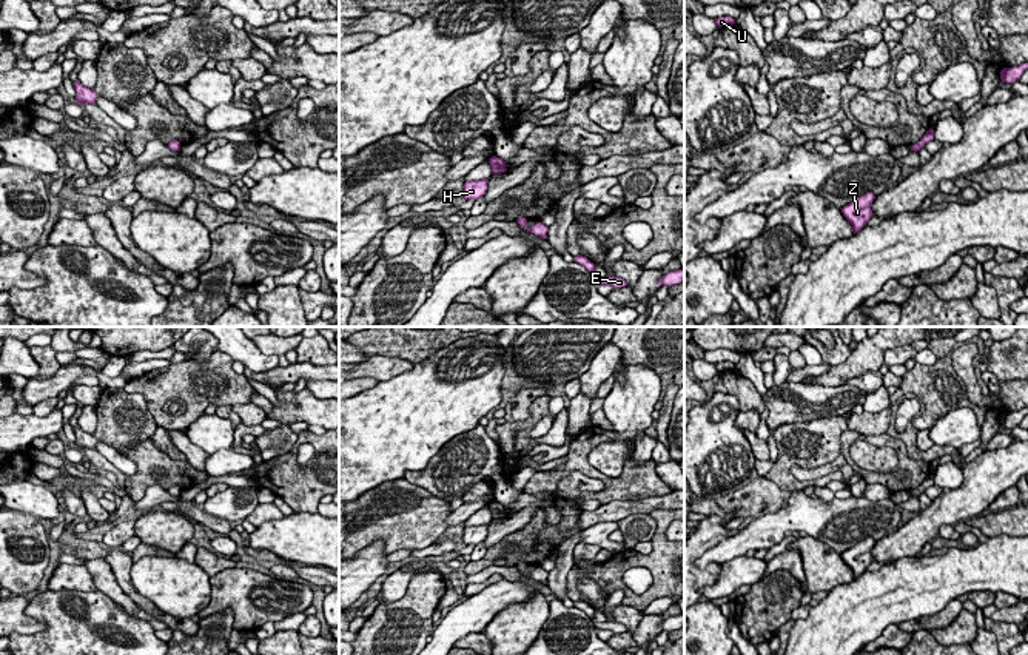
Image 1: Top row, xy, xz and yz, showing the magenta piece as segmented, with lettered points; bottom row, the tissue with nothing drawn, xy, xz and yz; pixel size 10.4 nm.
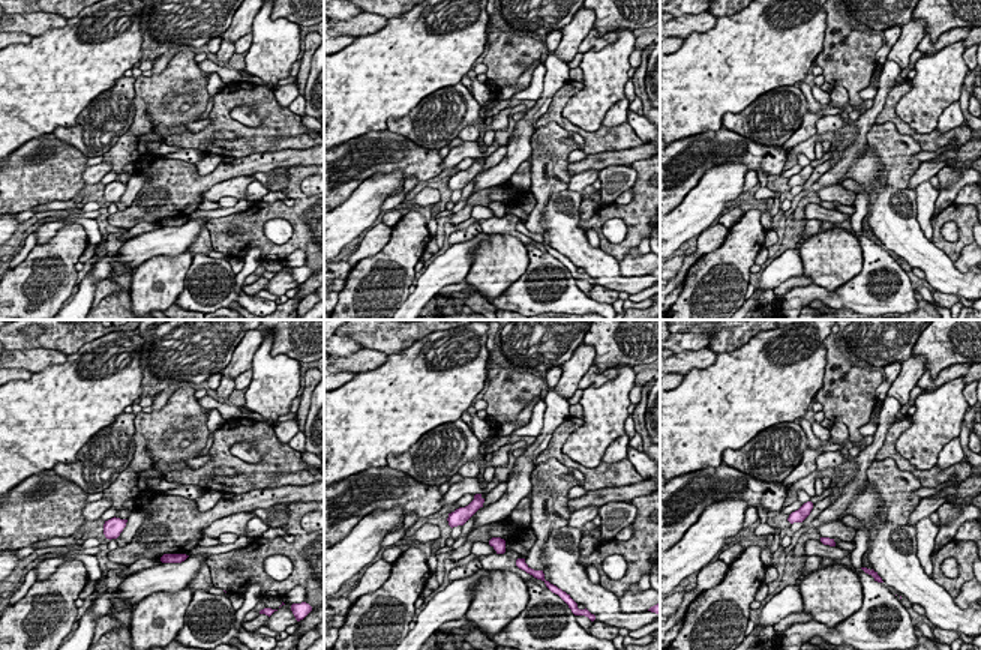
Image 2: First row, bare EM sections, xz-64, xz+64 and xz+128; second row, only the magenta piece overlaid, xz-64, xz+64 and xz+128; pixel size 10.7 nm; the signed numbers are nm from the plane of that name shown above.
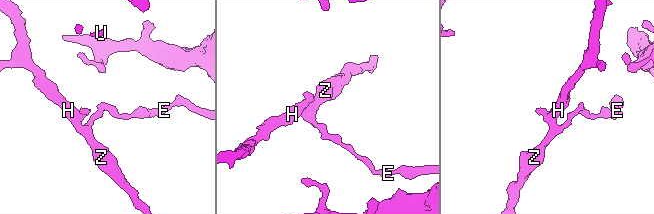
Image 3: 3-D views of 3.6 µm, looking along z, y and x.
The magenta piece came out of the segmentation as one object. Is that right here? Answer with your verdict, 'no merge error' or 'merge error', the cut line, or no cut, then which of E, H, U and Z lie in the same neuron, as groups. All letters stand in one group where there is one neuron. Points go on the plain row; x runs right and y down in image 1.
merge error | xz (524, 563), (520, 569) | E U / H Z

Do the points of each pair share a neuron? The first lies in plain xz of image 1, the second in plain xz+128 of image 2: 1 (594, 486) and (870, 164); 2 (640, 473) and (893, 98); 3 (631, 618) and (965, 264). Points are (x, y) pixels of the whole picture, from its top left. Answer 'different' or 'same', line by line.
1: different
2: same
3: different

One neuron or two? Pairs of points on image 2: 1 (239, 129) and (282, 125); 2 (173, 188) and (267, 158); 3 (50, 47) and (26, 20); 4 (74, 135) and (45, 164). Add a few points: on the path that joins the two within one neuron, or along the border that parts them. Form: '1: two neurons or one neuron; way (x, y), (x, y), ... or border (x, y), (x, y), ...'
1: one neuron; way (249, 137), (272, 135)
2: one neuron; way (197, 183), (204, 183), (227, 170), (243, 167)
3: two neurons; border (69, 18), (63, 26), (33, 36)
4: two neurons; border (53, 134), (89, 158)

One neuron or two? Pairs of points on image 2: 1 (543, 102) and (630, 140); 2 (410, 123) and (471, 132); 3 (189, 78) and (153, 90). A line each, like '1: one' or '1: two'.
1: two
2: two
3: one

